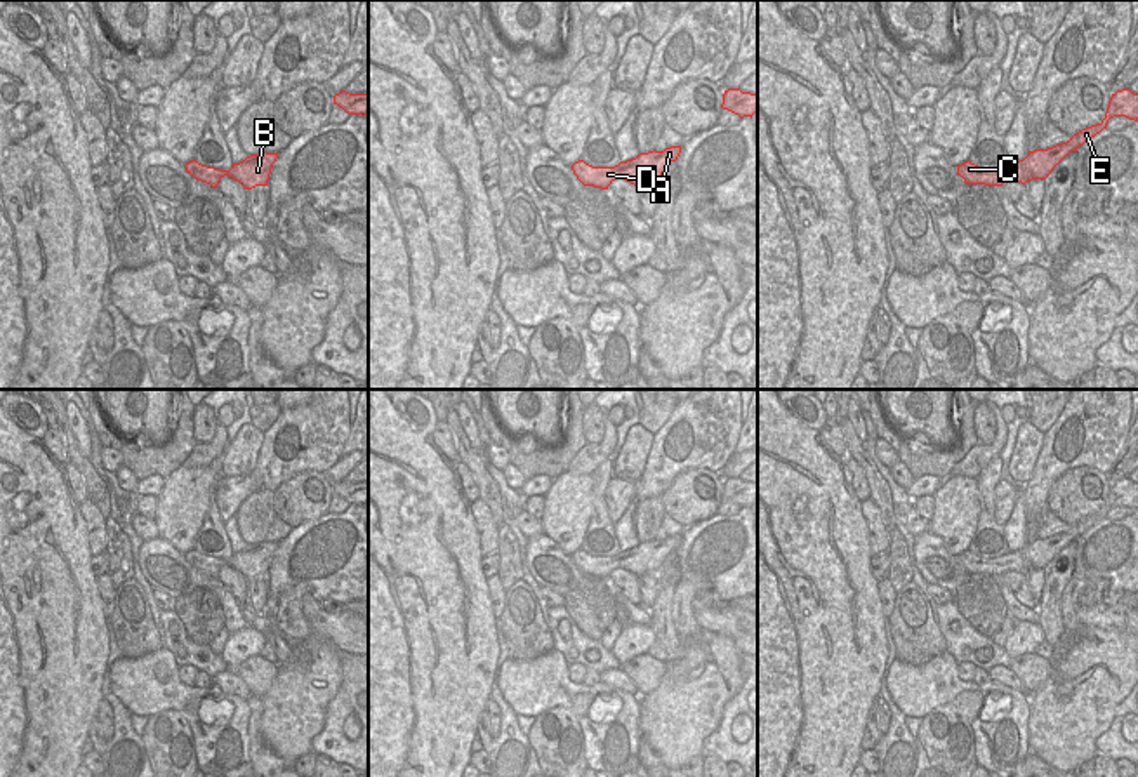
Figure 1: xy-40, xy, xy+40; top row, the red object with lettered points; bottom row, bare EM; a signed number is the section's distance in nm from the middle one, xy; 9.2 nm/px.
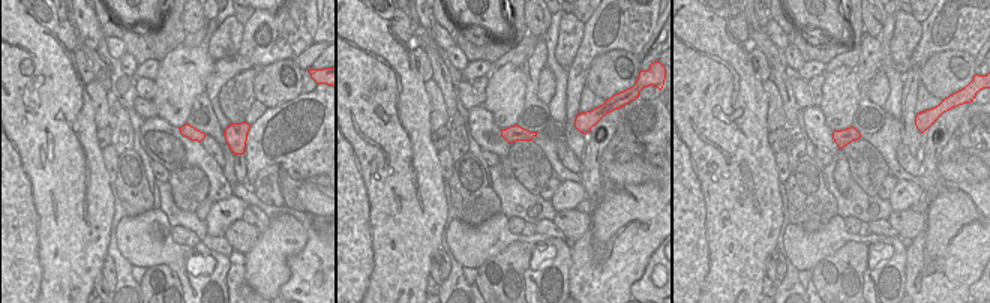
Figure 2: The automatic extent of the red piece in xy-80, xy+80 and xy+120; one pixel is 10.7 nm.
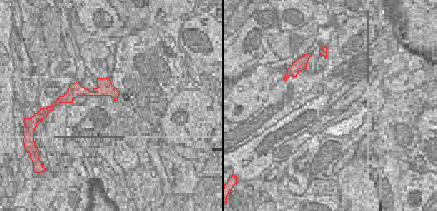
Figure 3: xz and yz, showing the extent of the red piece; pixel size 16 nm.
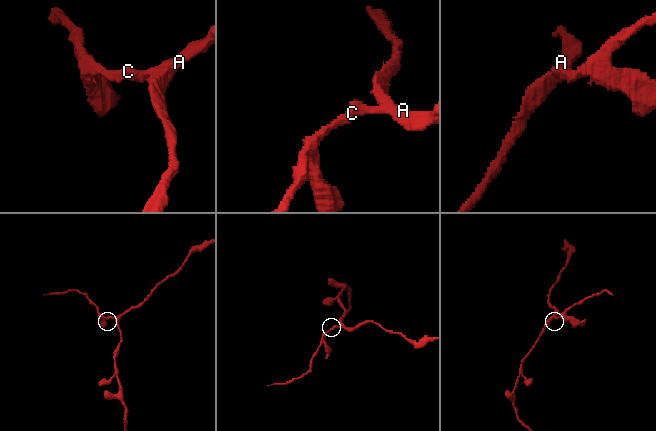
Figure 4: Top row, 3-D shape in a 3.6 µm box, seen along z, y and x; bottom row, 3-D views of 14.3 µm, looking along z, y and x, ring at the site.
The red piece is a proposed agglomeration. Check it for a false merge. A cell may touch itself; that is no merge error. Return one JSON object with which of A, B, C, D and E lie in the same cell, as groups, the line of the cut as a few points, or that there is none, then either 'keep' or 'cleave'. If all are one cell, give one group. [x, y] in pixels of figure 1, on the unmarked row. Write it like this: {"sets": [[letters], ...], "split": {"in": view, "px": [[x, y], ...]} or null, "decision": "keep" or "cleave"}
{"sets": [["A", "B", "E"], ["C", "D"]], "split": {"in": "xy", "px": [[626, 551], [619, 560], [628, 569]]}, "decision": "cleave"}

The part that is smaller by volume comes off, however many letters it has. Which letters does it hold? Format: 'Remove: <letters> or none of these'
Remove: C, D

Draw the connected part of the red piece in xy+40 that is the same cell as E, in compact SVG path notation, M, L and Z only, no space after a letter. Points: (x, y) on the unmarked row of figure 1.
M1129 478L1117 480L1112 483L1105 508L1100 513L1079 520L1067 532L1029 541L1023 549L1016 551L1016 572L1025 574L1032 568L1046 568L1069 542L1077 541L1079 535L1107 518L1108 509L1114 506L1138 511L1138 483Z

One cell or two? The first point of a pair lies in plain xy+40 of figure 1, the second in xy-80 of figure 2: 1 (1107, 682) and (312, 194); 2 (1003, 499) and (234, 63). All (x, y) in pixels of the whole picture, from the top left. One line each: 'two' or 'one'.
1: two
2: one

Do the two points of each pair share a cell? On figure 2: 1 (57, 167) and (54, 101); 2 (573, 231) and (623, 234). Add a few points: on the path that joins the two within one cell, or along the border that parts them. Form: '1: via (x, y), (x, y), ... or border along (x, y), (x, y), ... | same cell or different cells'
1: via (57, 150), (53, 117) | same cell
2: border along (590, 215), (590, 227), (576, 242) | different cells

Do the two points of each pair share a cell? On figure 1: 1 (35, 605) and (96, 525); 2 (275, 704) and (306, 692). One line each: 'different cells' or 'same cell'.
1: different cells
2: same cell

